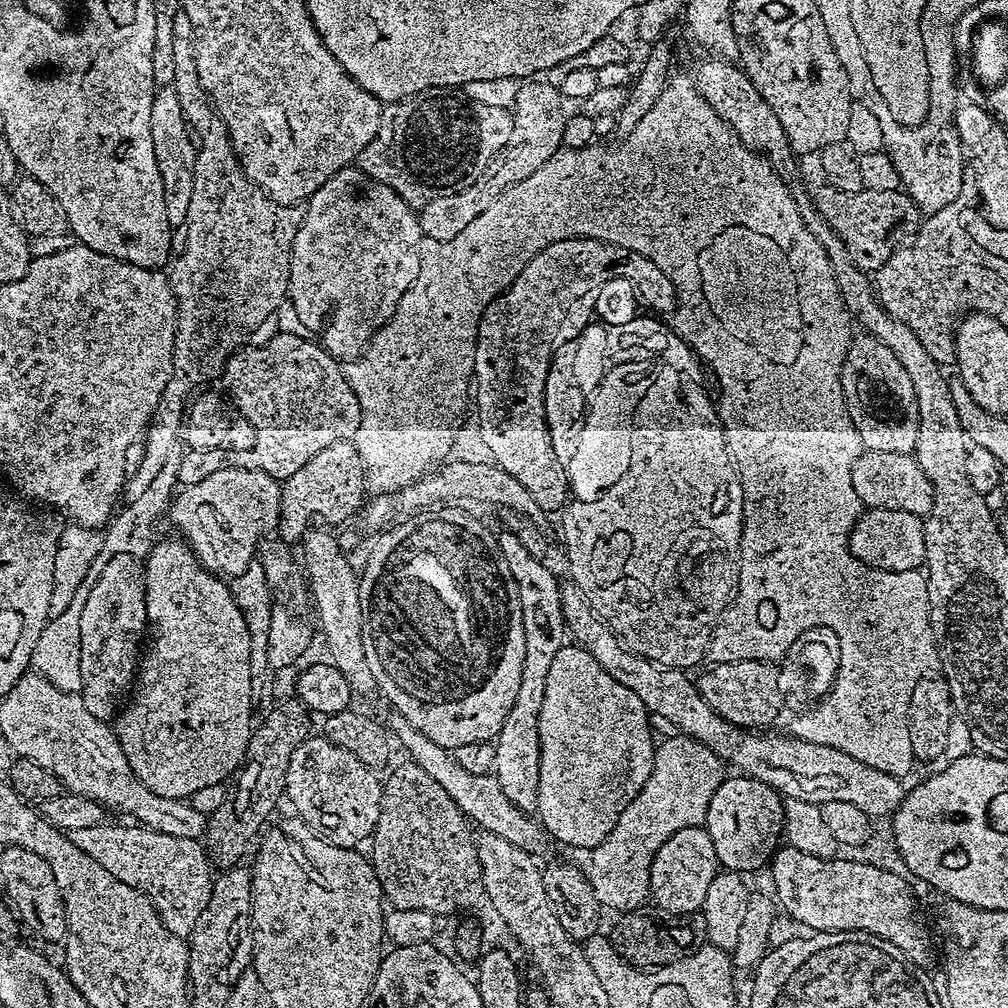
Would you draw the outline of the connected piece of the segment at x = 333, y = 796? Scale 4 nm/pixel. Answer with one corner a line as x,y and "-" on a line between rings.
312,734
308,739
303,740
294,750
290,758
290,770
286,770
286,793
287,803
292,803
296,807
296,812
313,828
317,837
323,838
327,843
339,848
355,849
356,844
360,844
369,839
376,831
378,814
382,806
382,794
384,785
381,777
373,769
368,768
350,750
342,750
342,746
334,746
323,735

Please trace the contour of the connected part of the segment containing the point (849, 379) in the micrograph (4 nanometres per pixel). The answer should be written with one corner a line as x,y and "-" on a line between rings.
861,331
848,341
840,377
848,413
865,449
869,452
915,453
920,429
918,398
914,394
914,382
910,382
910,374
898,360
898,354
894,354
879,336

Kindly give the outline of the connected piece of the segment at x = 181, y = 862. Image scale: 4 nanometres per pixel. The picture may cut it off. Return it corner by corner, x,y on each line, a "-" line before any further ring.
105,822
78,830
74,839
82,854
90,854
118,882
126,882
126,886
134,886
134,890
141,892
156,908
170,934
191,936
194,922
198,922
202,910
206,910
206,902
210,902
214,879
214,868
203,843
190,838
170,838
170,834
158,834
143,826
131,827

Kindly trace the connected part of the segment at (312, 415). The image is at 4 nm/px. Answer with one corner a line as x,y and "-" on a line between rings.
282,331
275,335
265,344
238,349
222,364
223,391
236,400
248,400
249,417
260,416
255,446
250,450
223,446
185,451
177,476
181,485
202,482
202,478
210,478
217,470
231,468
262,470
283,482
290,474
302,470
314,454
326,450
326,446
352,440
358,434
362,410
358,406
358,394
350,390
341,361
307,335
295,336

